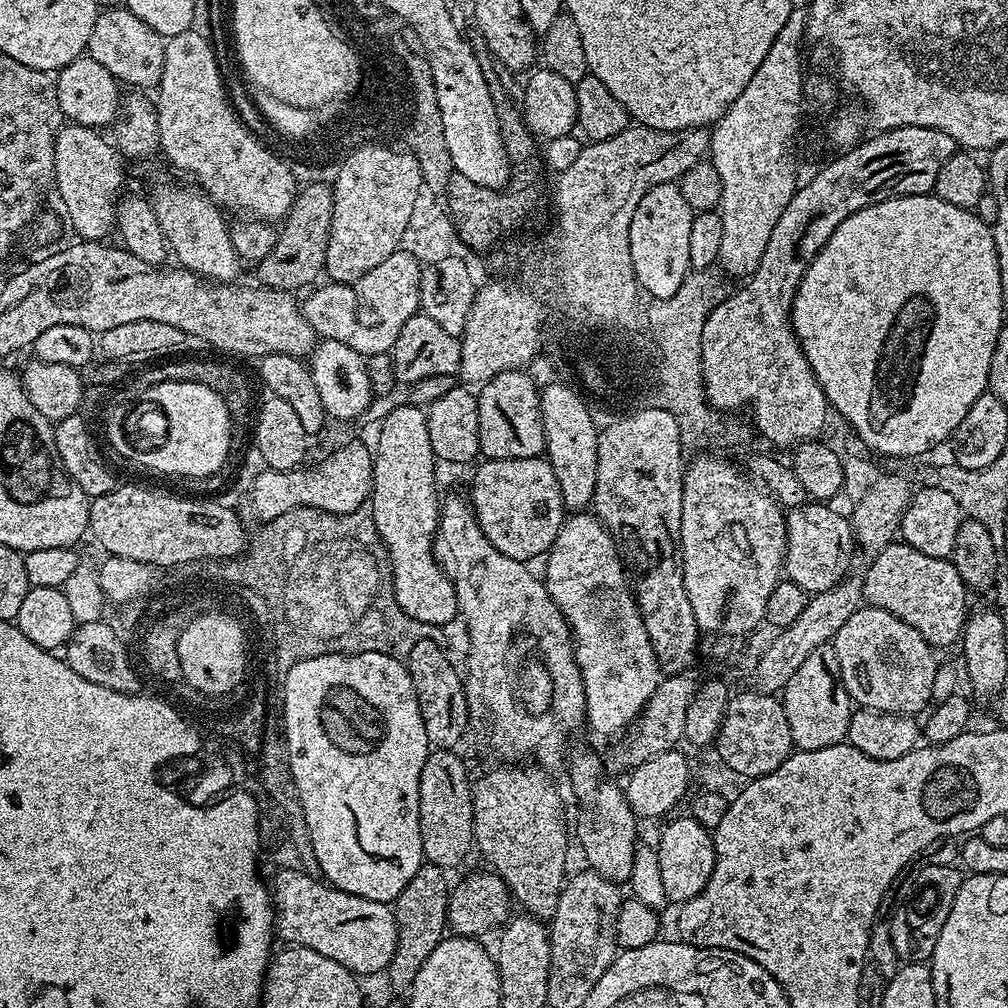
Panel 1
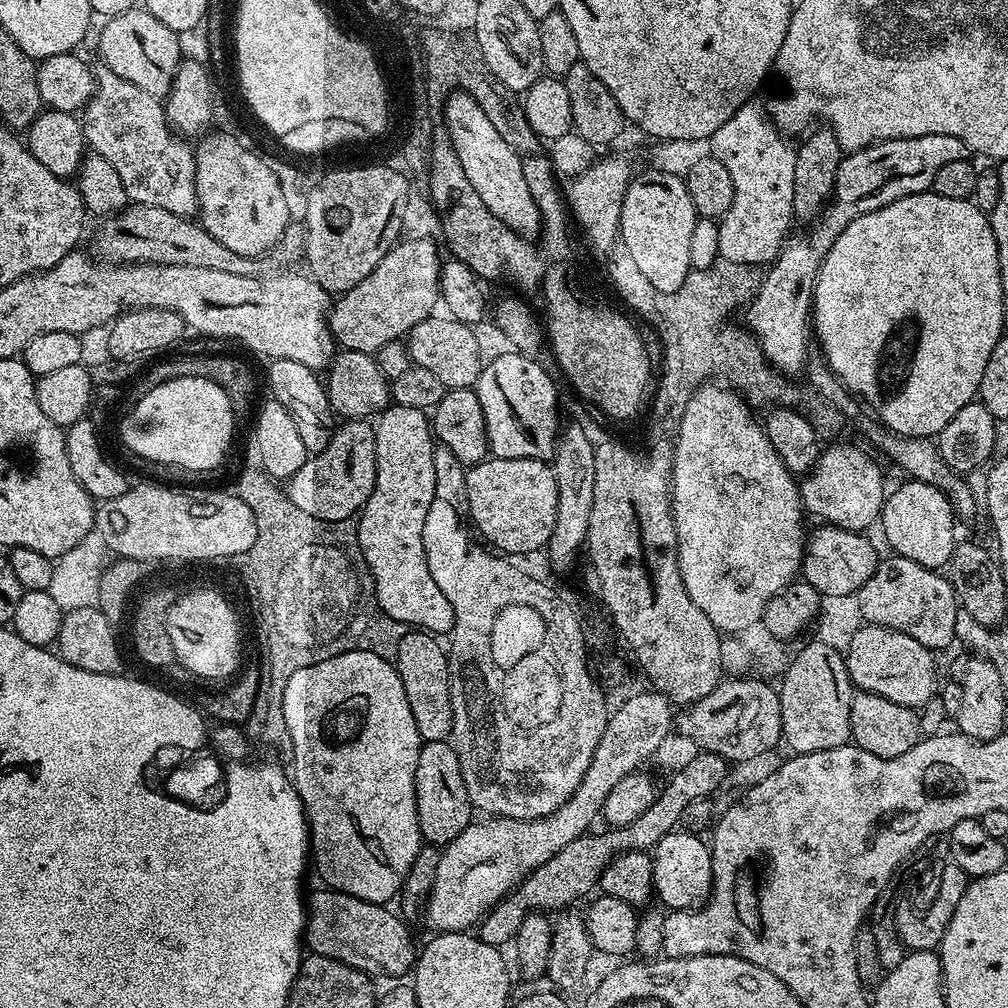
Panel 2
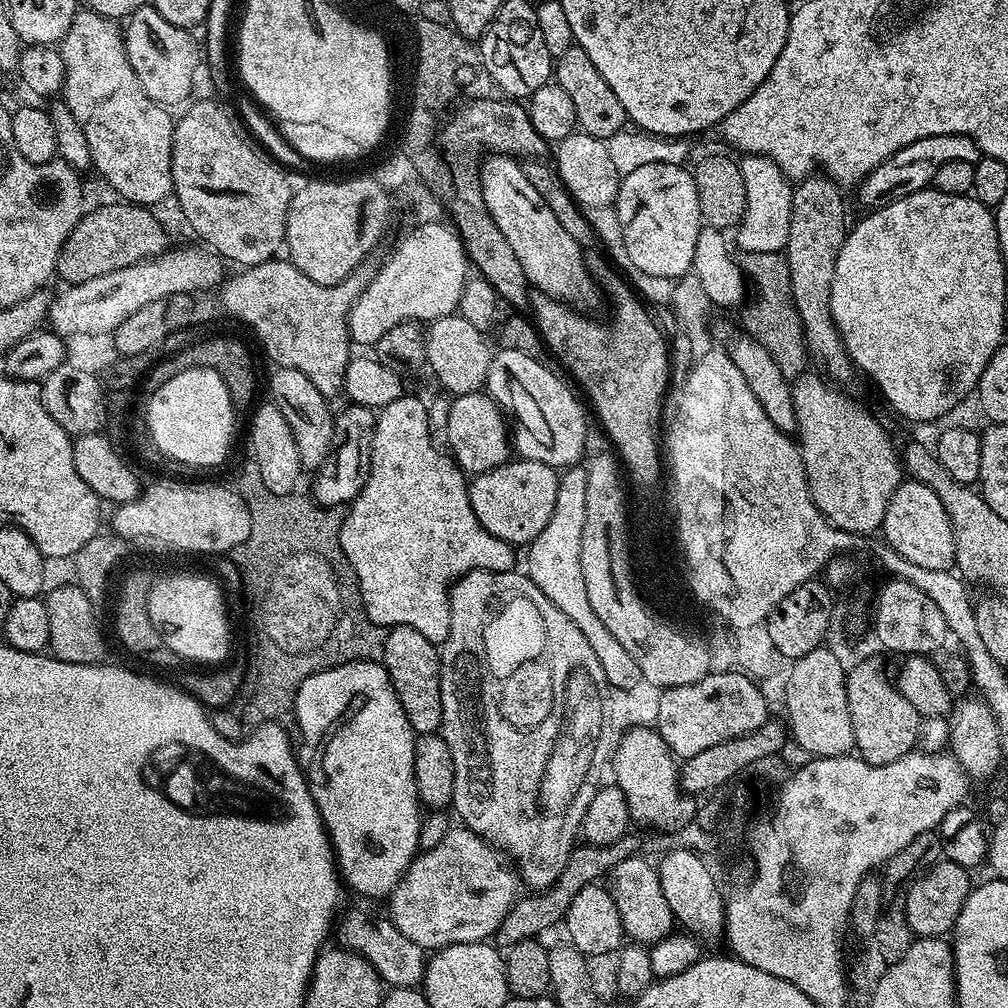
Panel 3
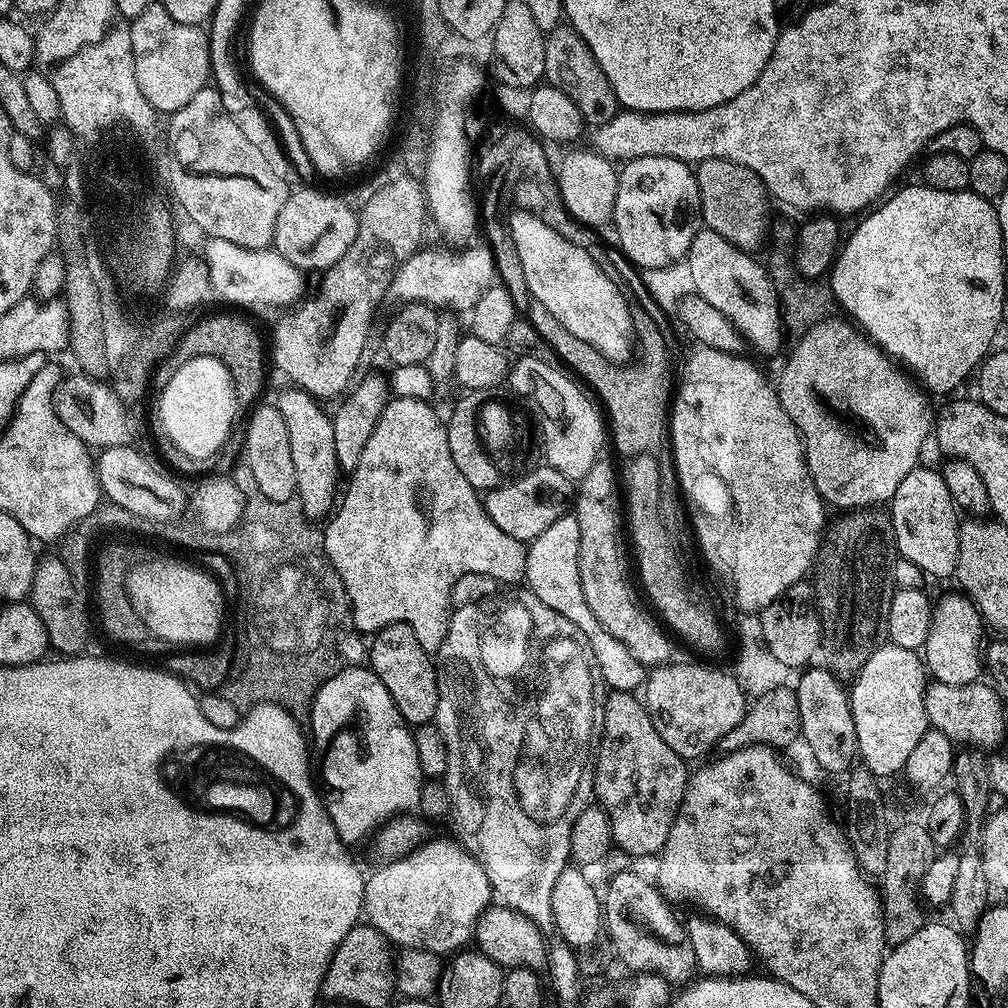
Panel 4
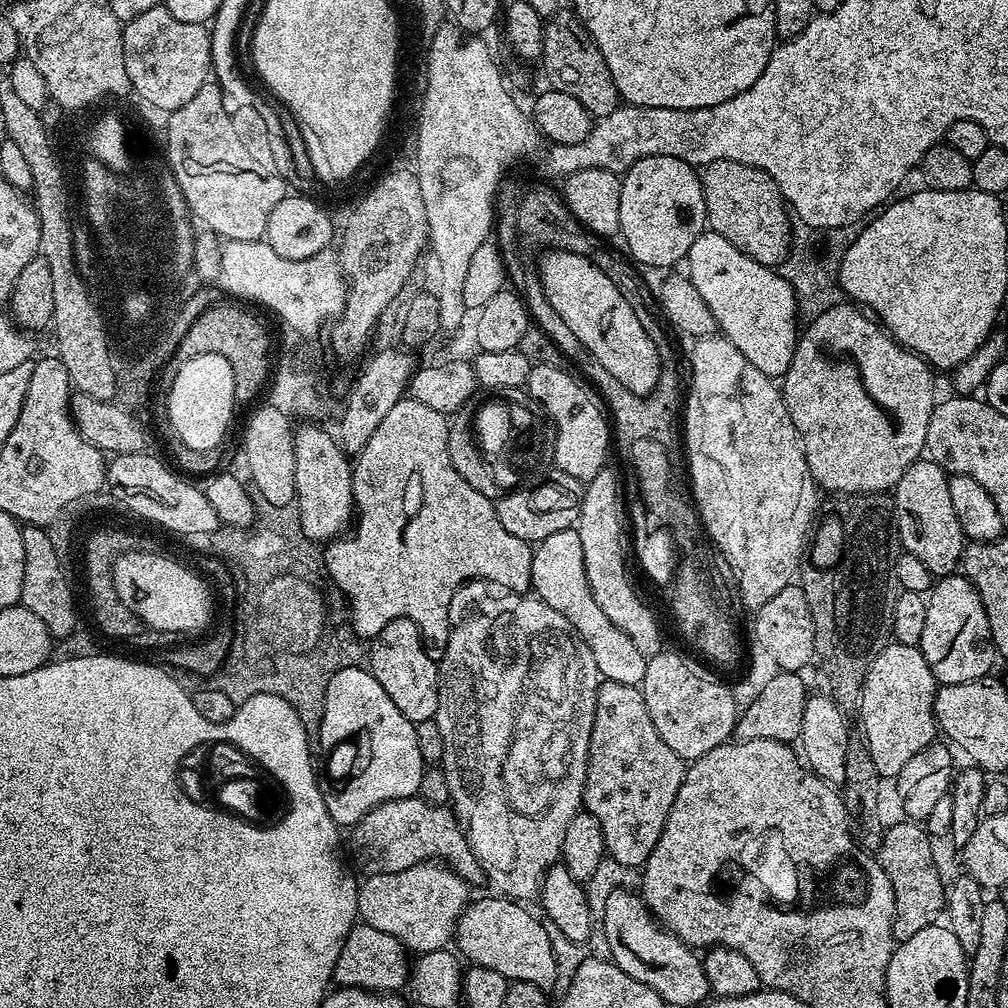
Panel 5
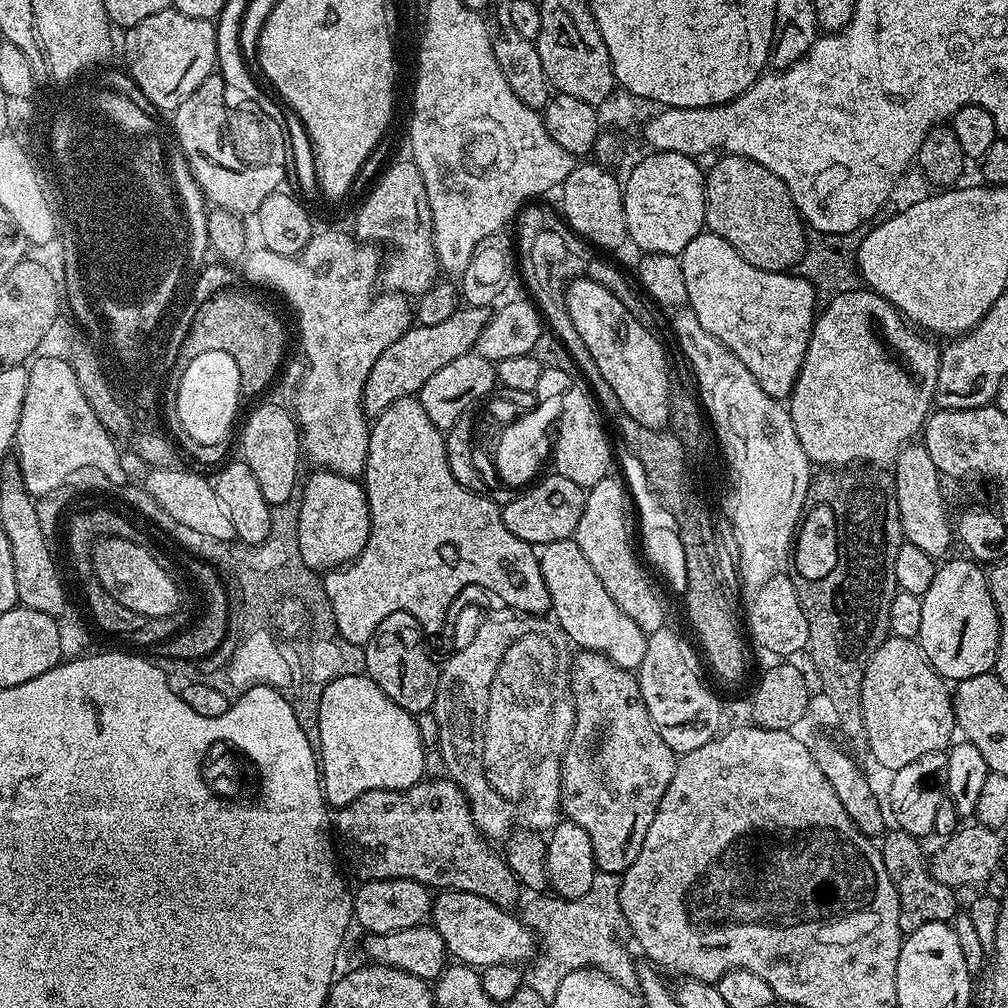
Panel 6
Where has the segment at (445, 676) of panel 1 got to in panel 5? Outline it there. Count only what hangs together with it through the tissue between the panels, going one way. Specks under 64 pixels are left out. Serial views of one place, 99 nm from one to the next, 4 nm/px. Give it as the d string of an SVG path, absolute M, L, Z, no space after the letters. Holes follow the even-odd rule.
M394 618L394 622L387 624L377 636L371 637L370 644L372 649L366 652L367 667L378 686L390 694L390 702L394 702L394 706L406 714L411 724L435 720L440 669L434 656L427 652L429 649L418 626L406 618Z

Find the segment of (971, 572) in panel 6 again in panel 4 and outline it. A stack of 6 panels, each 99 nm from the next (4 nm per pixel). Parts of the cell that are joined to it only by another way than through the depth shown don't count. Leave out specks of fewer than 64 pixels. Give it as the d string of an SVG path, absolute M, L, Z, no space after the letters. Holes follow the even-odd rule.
M963 594L948 596L941 604L935 605L932 613L932 629L922 649L927 675L935 683L962 686L977 683L981 679L980 624L982 625L982 617L976 611L976 605Z

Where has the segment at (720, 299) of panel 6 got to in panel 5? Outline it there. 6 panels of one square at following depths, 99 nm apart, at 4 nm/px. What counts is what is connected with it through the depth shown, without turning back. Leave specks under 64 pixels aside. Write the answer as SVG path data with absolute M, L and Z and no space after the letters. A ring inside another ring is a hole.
M711 230L701 232L690 246L686 257L686 275L702 294L702 302L710 306L716 327L762 374L782 378L787 374L798 339L796 295L776 268L754 262L738 246L726 242L722 234Z

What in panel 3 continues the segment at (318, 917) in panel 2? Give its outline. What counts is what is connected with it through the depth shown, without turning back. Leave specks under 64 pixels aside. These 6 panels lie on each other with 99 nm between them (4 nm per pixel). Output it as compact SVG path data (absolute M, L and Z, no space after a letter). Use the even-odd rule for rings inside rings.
M352 912L344 918L342 916L336 924L336 935L341 940L339 943L349 951L358 952L367 958L387 987L417 987L424 978L428 961L426 952L416 942L408 940L390 919L382 918L372 918L362 912Z

